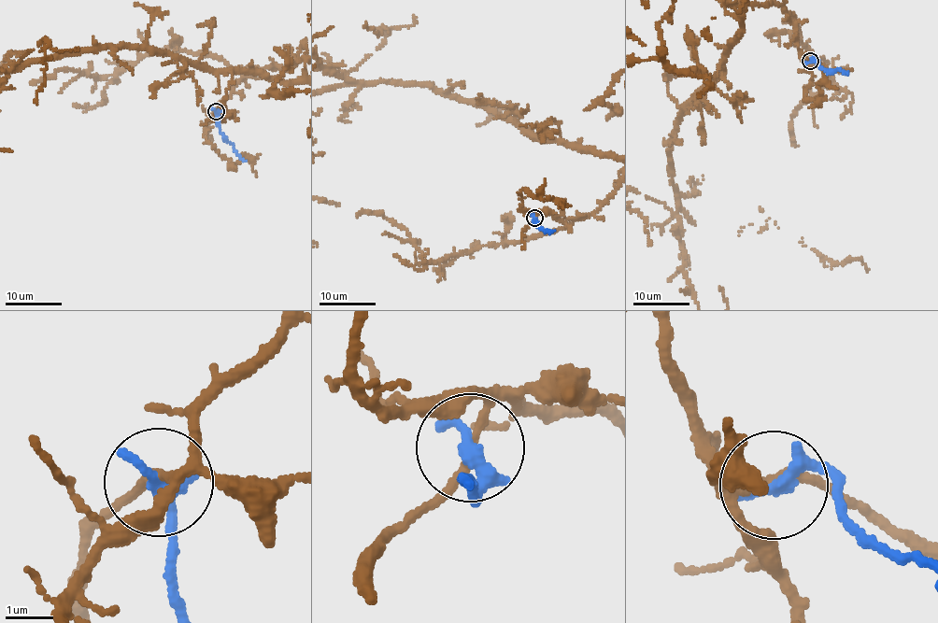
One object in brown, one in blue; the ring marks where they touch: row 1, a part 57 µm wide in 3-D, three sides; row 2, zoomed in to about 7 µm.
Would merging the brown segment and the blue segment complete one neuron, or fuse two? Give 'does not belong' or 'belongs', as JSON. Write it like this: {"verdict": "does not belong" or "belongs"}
{"verdict": "does not belong"}

